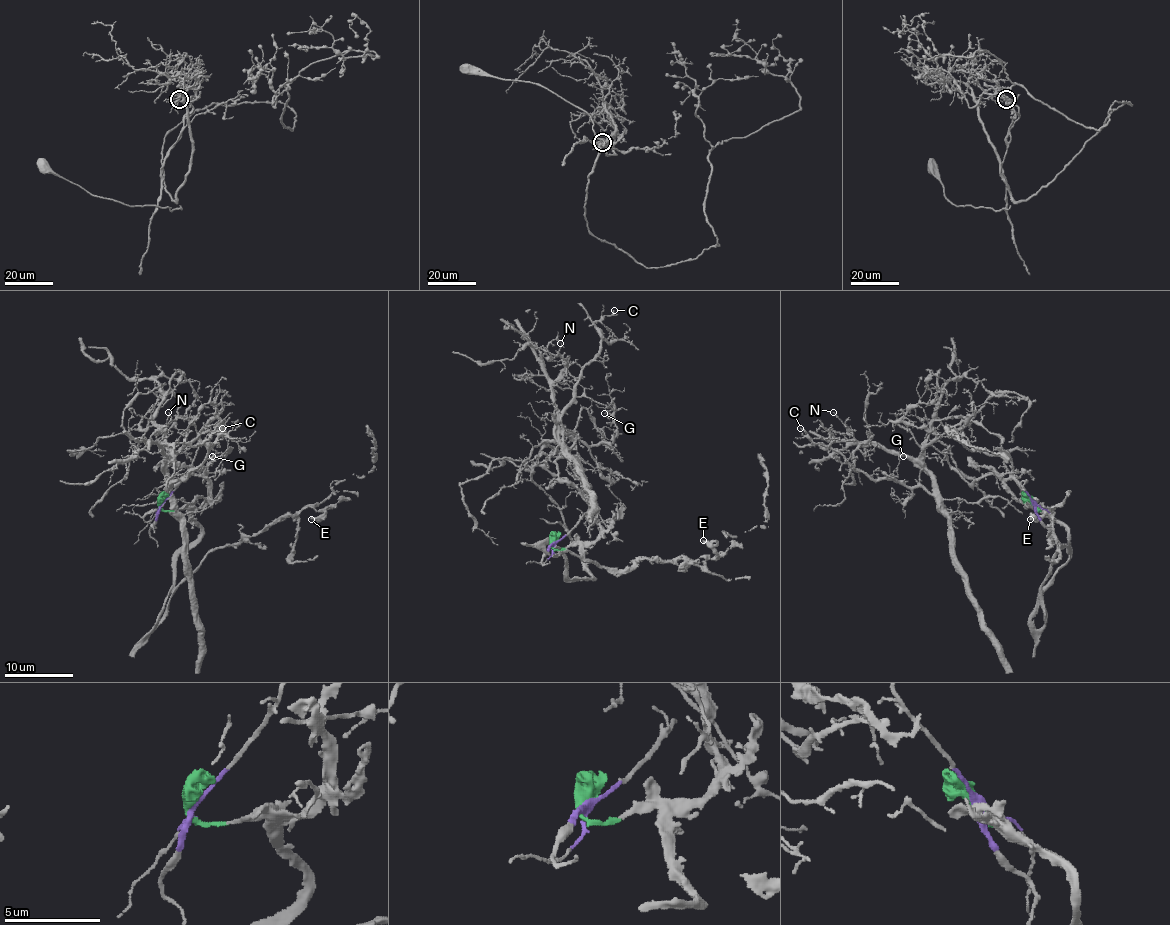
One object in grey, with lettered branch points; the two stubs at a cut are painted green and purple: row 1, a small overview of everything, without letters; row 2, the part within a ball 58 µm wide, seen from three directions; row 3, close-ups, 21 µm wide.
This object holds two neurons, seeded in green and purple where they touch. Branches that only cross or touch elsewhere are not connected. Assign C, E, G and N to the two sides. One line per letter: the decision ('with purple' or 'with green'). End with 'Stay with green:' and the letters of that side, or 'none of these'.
C: with purple
E: with green
G: with purple
N: with purple
Stay with green: E

